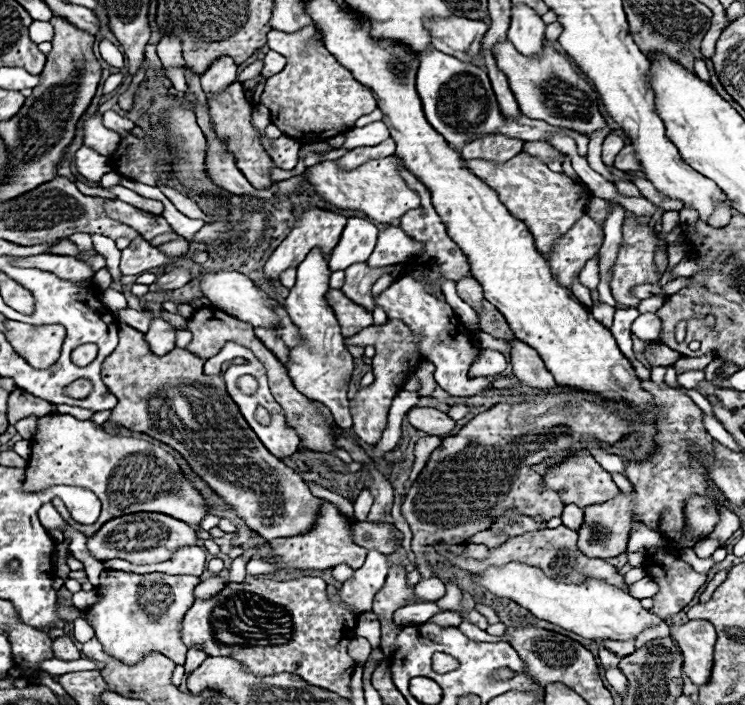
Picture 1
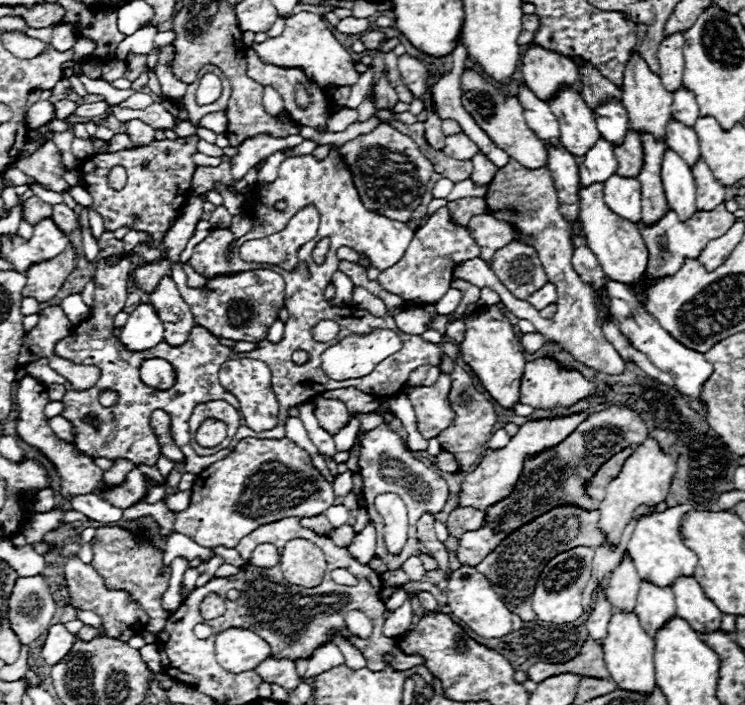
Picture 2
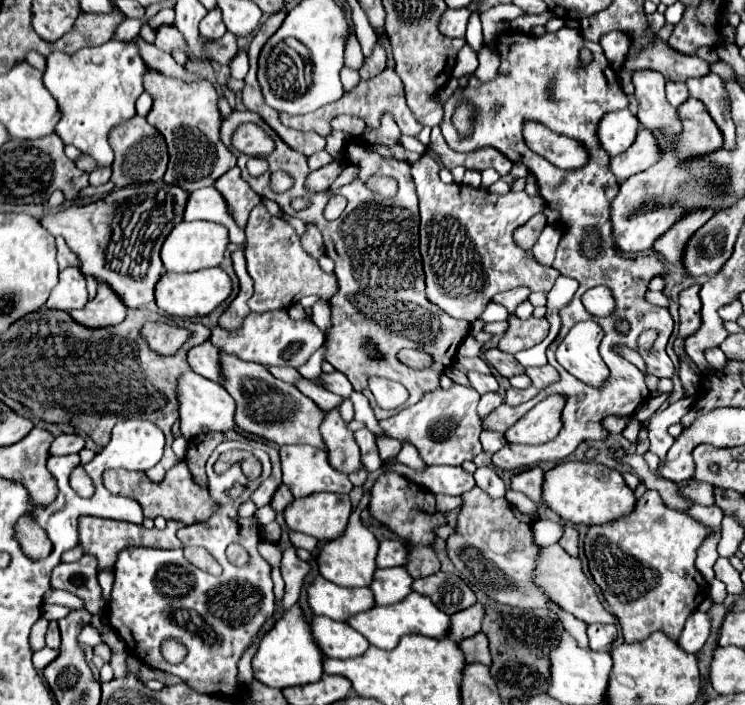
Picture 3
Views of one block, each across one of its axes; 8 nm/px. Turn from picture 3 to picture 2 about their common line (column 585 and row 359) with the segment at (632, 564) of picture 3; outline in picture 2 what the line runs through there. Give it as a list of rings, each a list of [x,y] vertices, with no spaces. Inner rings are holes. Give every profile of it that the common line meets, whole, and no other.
[[[550,358],[528,362],[520,384],[520,402],[532,408],[568,406],[584,396],[590,396],[596,388],[580,374],[560,370]]]

